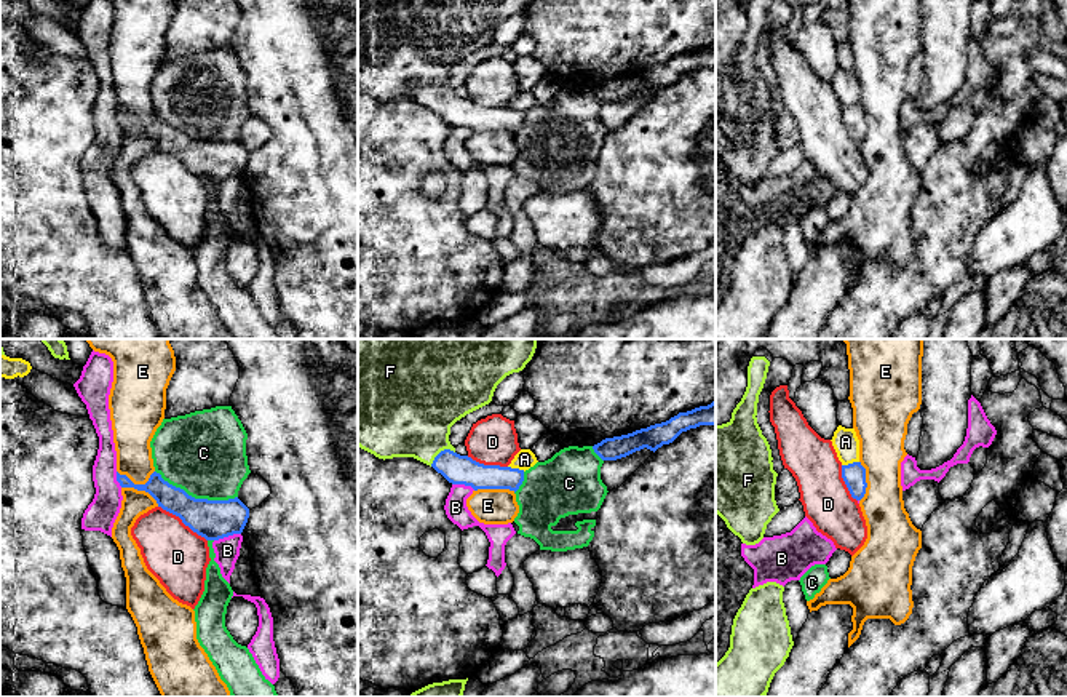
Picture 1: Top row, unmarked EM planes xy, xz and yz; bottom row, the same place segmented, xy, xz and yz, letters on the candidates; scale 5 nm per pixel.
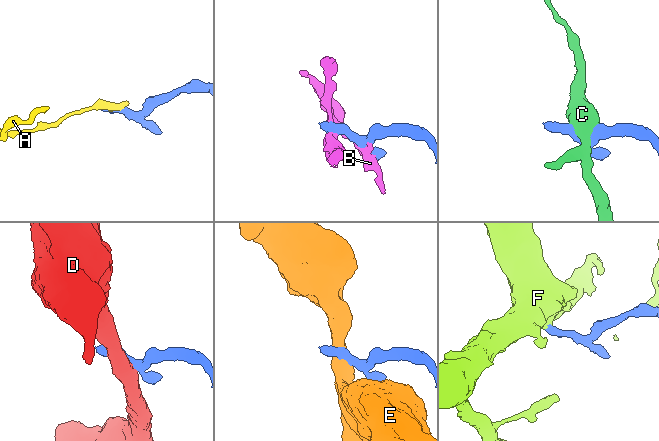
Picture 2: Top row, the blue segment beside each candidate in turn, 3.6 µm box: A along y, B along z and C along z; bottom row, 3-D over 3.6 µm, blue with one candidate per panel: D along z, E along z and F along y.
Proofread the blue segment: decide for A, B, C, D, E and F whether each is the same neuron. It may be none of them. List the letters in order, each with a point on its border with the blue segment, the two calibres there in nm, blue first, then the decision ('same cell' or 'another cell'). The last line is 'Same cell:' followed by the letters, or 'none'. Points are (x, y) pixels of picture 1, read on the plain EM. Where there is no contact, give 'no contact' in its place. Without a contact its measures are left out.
A: yz (850, 106) | 120/130 nm | another cell
B: xy (227, 178) | 200/130 nm | another cell
C: xy (197, 141) | 200/420 nm | another cell
D: xy (182, 163) | 200/300 nm | another cell
E: xy (138, 131) | 140/180 nm | another cell
F: xz (440, 95) | 150/440 nm | same cell
Same cell: F

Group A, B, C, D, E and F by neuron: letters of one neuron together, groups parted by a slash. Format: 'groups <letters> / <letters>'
groups A / B / C / D / E / F

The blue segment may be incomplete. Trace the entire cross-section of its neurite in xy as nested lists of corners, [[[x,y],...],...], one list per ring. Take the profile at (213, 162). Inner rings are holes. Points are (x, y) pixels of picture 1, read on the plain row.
[[[118,114],[117,123],[121,129],[149,134],[158,149],[179,158],[185,168],[206,182],[241,176],[249,160],[249,150],[238,139],[228,142],[195,141],[165,123],[157,114],[150,117],[145,126],[134,126]]]

